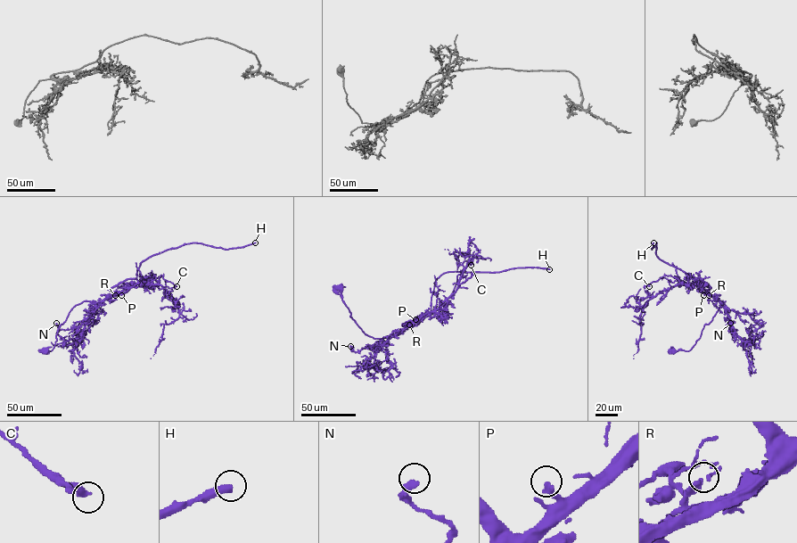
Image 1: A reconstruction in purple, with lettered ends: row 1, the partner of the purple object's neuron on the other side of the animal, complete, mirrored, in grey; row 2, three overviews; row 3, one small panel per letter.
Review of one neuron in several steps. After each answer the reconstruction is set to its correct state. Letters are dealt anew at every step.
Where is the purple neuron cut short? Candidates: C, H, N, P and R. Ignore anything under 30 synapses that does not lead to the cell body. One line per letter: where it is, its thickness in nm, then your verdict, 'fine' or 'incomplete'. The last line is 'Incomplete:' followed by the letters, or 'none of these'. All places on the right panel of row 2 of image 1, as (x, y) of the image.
C: at (649, 286); 380 nm thick; fine
H: at (653, 242); 400 nm thick; incomplete
N: at (730, 323); 340 nm thick; fine
P: at (703, 295); 280 nm thick; incomplete
R: at (709, 295); 320 nm thick; fine
Incomplete: H, P

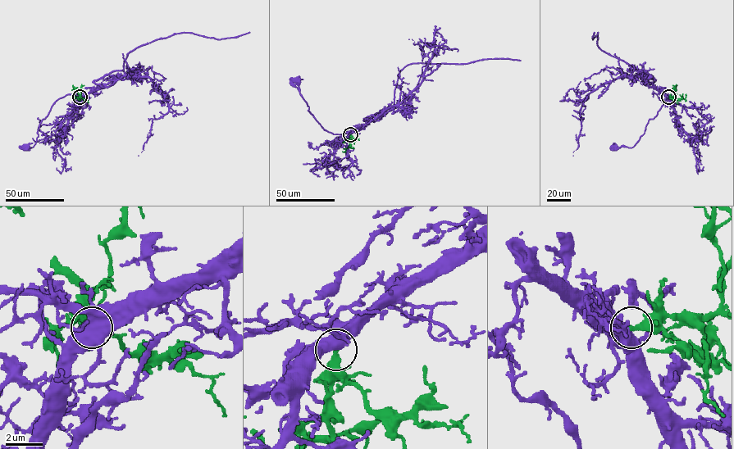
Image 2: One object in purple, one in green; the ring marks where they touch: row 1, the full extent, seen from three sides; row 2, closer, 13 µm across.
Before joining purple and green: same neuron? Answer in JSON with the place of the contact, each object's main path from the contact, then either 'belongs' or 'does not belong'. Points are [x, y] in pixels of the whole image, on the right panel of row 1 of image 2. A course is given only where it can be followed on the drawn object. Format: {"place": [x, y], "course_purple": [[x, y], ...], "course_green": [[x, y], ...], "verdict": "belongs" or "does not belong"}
{"place": [668, 97], "course_purple": [[668, 97], [667, 94], [657, 115], [649, 120], [645, 133], [632, 147], [615, 147]], "course_green": [[668, 97], [680, 99], [681, 97], [685, 99], [685, 95]], "verdict": "belongs"}

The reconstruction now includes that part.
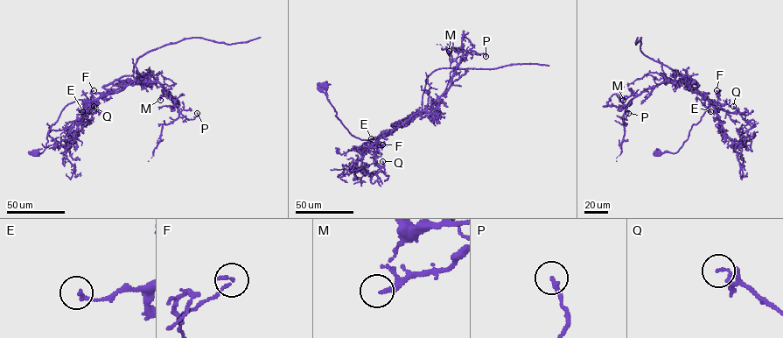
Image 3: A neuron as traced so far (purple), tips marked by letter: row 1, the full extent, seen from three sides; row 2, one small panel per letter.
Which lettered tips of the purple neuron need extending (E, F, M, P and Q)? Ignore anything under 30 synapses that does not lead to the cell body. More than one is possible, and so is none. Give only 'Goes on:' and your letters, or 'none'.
Goes on: none

